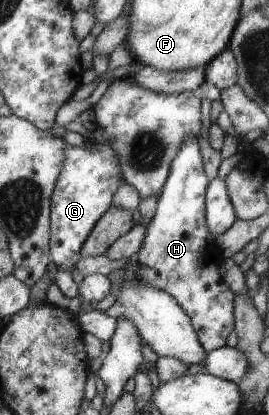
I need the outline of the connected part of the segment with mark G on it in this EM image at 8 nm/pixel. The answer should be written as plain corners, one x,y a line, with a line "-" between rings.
108,142
96,143
90,150
66,143
62,170
54,184
49,206
49,257
52,264
56,265
56,272
51,280
63,296
74,298
79,294
78,286
72,281
70,268
79,260
80,246
96,220
111,205
112,196
122,183
118,154

